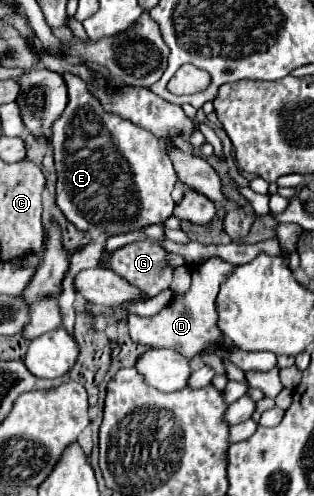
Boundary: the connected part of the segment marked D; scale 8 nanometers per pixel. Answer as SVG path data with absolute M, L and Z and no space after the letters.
M210 258L202 264L198 264L192 272L192 286L184 296L176 296L172 298L170 306L166 306L160 314L150 316L150 318L142 318L132 314L128 318L128 328L130 328L130 338L136 344L146 344L152 348L170 348L180 352L184 358L194 360L196 356L202 356L204 352L212 352L212 350L220 350L220 342L222 342L222 332L216 324L218 320L218 312L216 312L216 296L218 296L218 288L220 284L230 276L230 272L236 270L236 264L224 260L224 258Z

